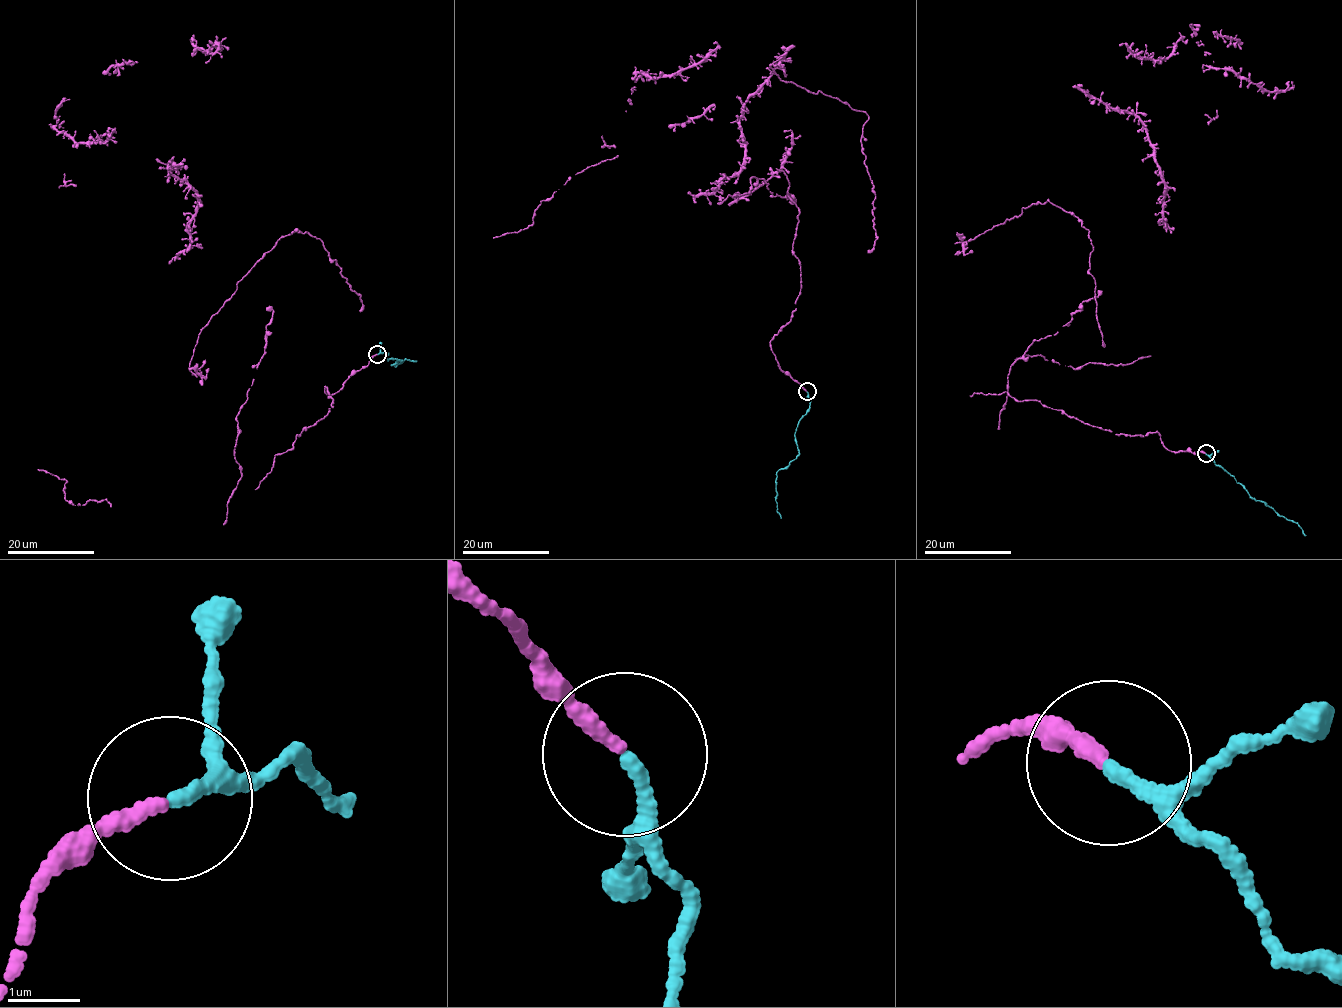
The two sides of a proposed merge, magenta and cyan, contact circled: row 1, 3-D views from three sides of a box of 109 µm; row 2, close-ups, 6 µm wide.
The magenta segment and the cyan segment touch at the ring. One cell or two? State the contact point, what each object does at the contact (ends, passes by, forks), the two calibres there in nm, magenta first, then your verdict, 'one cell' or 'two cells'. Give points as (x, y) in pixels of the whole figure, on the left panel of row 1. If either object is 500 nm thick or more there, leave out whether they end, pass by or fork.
at (377, 354); magenta ends there; cyan ends there; 200 nm thick on the magenta side, 180 nm on the other; one cell

